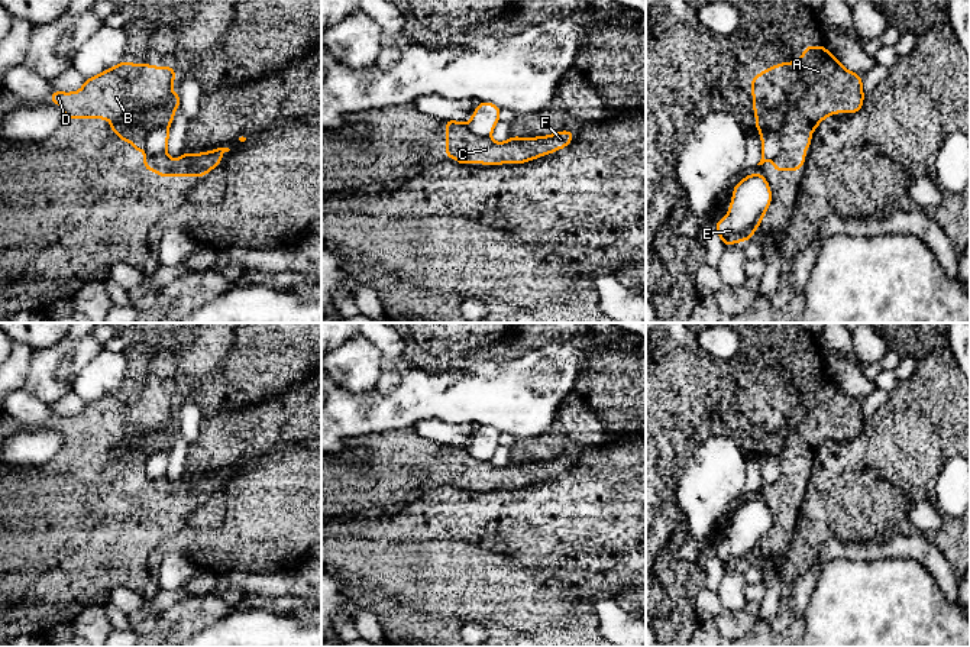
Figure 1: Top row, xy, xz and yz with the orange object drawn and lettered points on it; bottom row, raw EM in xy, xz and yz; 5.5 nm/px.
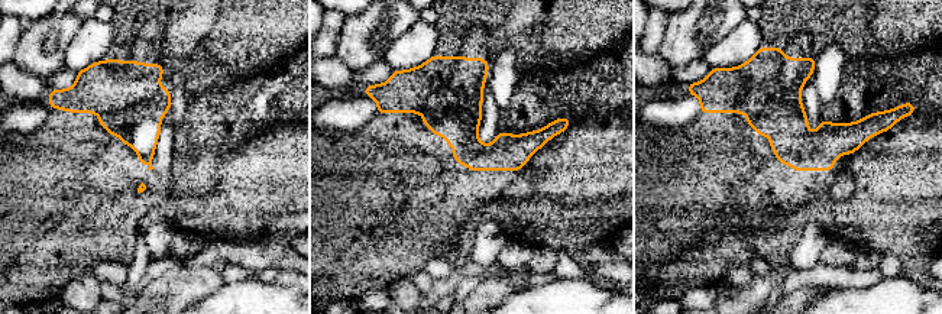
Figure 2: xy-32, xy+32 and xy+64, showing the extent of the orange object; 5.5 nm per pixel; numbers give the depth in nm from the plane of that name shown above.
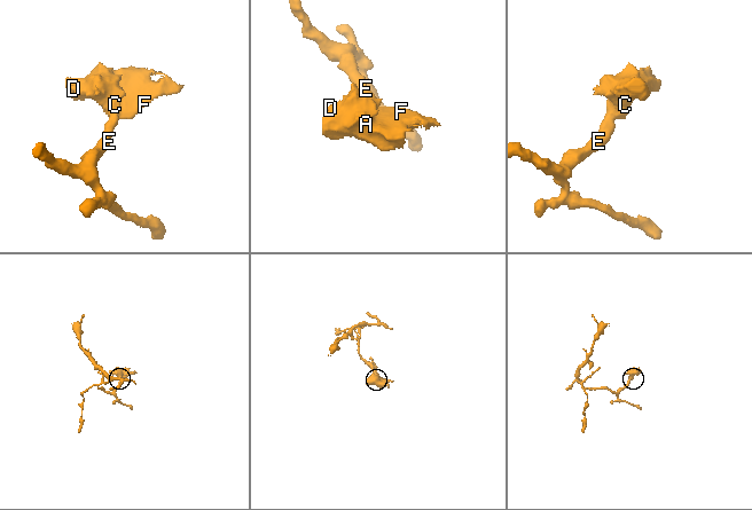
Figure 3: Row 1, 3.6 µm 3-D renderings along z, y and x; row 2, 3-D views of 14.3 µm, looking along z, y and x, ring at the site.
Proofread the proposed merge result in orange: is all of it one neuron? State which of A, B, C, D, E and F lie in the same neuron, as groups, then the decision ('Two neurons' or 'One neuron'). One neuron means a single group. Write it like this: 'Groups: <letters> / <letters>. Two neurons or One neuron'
Groups: A B C D F / E. Two neurons

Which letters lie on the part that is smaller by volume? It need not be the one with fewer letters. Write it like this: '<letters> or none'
A, B, C, D, F

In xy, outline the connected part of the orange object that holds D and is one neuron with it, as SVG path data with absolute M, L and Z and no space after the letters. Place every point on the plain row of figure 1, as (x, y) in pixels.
M122 385L87 402L75 417L54 415L51 427L62 431L64 443L109 443L110 453L123 466L132 466L135 475L145 476L146 495L156 495L159 501L204 501L222 486L229 472L204 478L184 476L180 483L146 476L148 457L155 452L168 452L180 431L180 420L171 414L174 404L171 391Z

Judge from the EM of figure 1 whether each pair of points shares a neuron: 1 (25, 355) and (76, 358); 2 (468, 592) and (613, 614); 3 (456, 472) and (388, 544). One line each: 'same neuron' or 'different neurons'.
1: different neurons
2: different neurons
3: same neuron

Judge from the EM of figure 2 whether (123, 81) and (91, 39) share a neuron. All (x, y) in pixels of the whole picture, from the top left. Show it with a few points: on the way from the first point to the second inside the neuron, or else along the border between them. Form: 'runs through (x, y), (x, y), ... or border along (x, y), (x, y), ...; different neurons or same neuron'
border along (102, 58), (77, 74); different neurons

